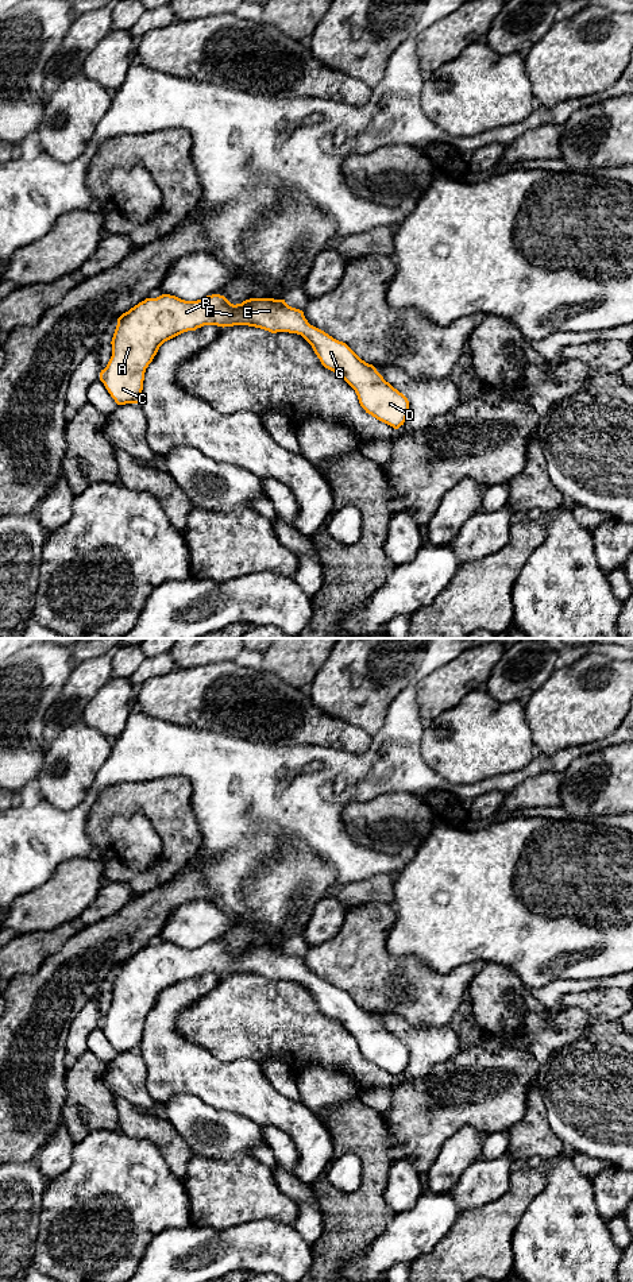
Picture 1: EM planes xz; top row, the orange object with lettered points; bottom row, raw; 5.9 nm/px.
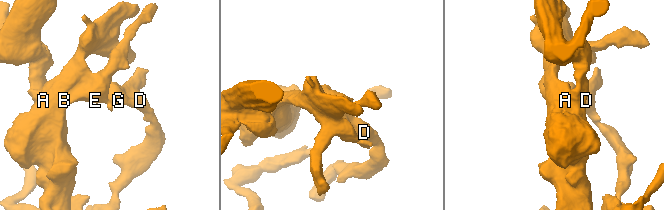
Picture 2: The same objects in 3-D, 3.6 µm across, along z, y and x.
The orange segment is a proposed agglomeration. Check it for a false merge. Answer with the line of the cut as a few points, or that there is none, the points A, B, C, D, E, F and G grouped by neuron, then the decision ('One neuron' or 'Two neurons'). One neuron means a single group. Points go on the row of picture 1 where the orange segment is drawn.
No split. Groups: A B C D E F G. One neuron

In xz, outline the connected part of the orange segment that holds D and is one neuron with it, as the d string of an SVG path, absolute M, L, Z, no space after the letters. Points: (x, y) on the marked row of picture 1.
M162 294L146 298L117 318L112 337L112 356L100 372L100 381L117 405L139 403L144 372L159 347L188 331L204 325L233 327L248 325L271 333L289 332L301 335L313 348L321 364L337 372L356 393L360 406L377 420L398 429L409 414L408 398L394 389L373 364L362 360L346 343L310 325L304 312L289 306L285 300L250 298L242 304L231 304L224 296L212 294L197 301L185 301L175 296Z

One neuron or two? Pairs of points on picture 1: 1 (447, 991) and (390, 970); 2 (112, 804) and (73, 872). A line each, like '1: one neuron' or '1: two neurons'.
1: one neuron
2: two neurons

